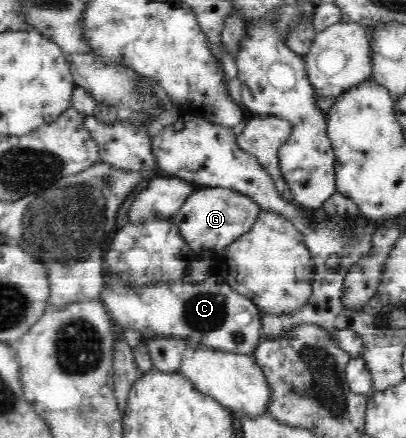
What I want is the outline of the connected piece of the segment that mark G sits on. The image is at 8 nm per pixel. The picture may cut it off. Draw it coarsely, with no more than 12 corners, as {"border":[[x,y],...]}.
{"border":[[198,187],[175,220],[197,252],[220,250],[260,212],[232,189]]}

